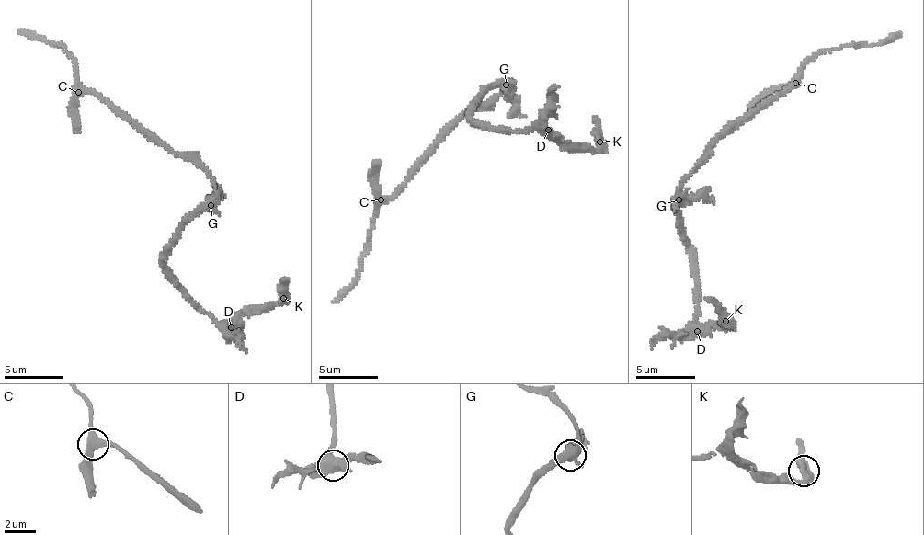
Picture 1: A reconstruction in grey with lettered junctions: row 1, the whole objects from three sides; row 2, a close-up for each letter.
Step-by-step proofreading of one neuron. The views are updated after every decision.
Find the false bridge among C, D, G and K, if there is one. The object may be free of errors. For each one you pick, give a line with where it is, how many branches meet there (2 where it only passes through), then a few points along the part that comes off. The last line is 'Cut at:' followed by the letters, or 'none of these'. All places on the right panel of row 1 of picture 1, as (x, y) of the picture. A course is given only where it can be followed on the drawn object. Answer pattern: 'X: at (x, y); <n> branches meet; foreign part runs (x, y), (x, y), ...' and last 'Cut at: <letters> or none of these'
Cut at: none of these

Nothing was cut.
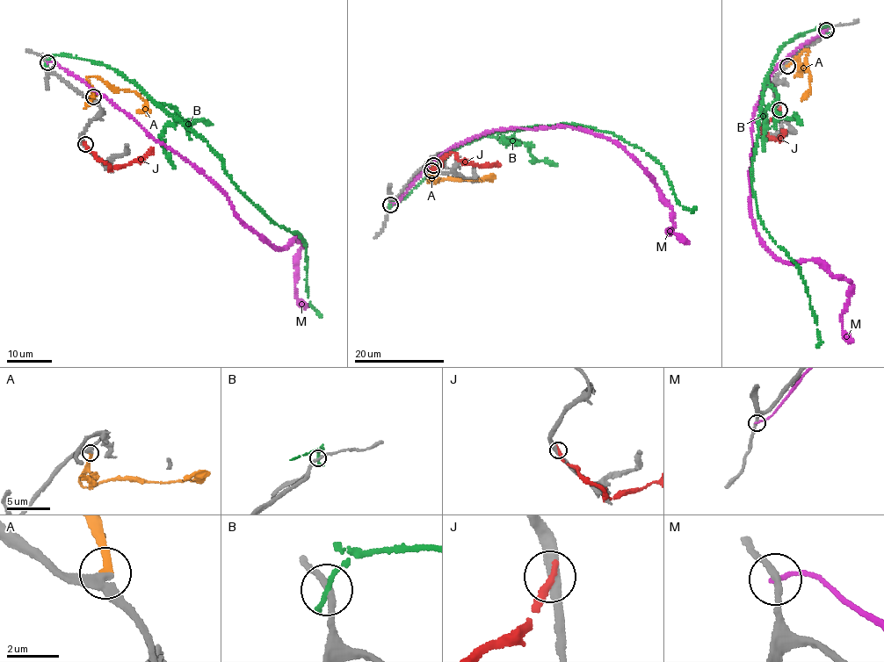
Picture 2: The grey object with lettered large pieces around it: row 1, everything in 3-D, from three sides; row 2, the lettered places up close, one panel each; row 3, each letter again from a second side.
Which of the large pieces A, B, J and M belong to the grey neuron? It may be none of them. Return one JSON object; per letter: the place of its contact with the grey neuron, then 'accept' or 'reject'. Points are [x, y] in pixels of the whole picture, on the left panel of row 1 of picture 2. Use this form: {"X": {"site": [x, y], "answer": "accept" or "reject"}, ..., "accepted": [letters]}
{"A": {"site": [93, 97], "answer": "accept"}, "B": {"site": [47, 61], "answer": "reject"}, "J": {"site": [85, 144], "answer": "reject"}, "M": {"site": [47, 62], "answer": "reject"}, "accepted": ["A"]}

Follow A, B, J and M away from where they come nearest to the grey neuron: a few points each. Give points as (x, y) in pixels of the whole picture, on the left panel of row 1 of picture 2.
A: (93, 97), (87, 79), (89, 75), (94, 75), (126, 90), (134, 90), (144, 102), (142, 108), (137, 112)
B: (47, 62), (61, 54), (115, 68), (192, 129), (230, 181), (277, 224), (299, 235), (307, 296), (322, 314)
J: (85, 144), (89, 151), (112, 169), (141, 161), (150, 147)
M: (47, 61), (99, 92), (195, 165), (263, 238), (279, 248), (295, 236), (305, 245), (295, 296), (309, 305)

